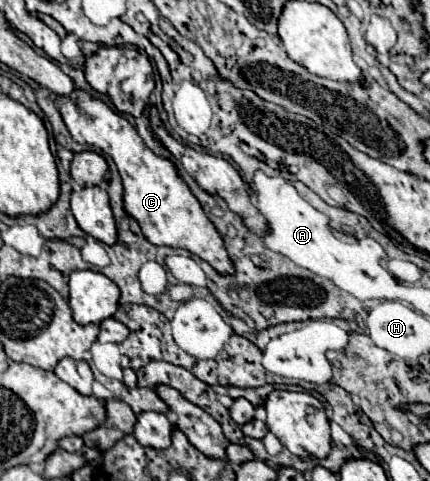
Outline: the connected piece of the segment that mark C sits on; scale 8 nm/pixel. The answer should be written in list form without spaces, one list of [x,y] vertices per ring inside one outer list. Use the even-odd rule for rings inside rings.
[[[75,90],[71,96],[59,96],[55,100],[59,102],[59,110],[71,132],[71,138],[79,144],[91,144],[115,160],[125,188],[125,212],[137,220],[143,236],[151,244],[185,248],[209,262],[223,276],[231,276],[235,272],[221,234],[207,218],[199,200],[191,194],[189,186],[179,176],[177,166],[171,160],[149,150],[137,130],[121,114],[115,114],[105,102],[91,98],[87,92]]]

